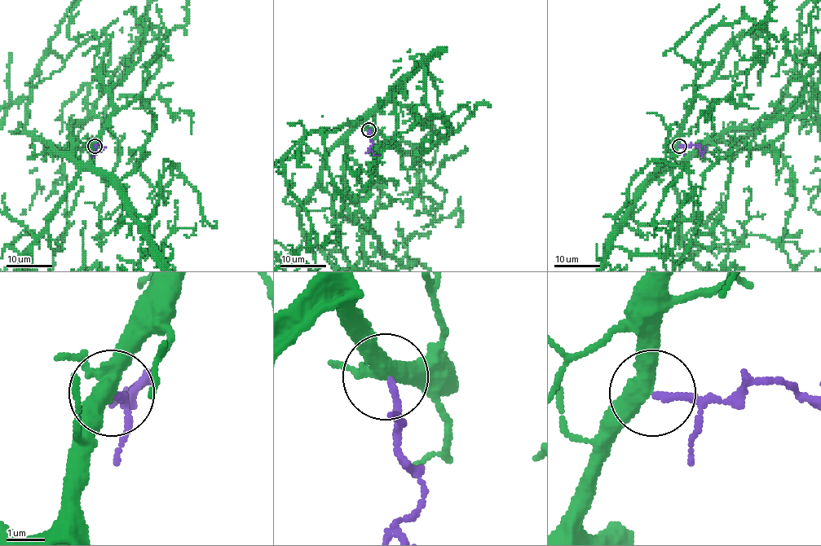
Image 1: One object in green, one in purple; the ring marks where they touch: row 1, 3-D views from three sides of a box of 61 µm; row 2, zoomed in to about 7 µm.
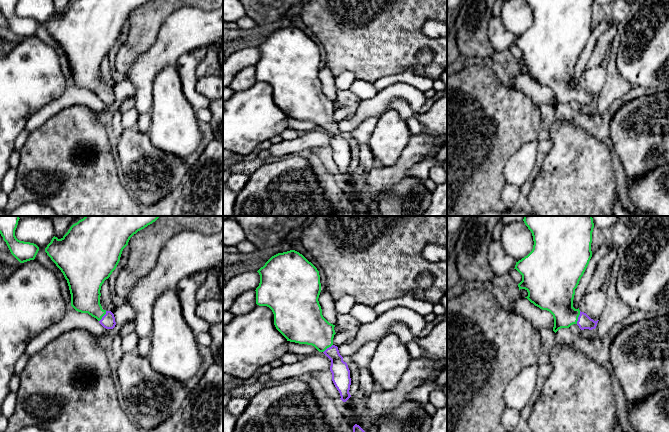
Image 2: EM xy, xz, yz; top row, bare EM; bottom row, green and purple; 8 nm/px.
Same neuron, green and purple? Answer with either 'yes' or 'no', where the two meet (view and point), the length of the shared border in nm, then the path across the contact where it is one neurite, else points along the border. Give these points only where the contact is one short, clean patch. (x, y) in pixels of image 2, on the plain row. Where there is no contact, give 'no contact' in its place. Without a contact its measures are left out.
yes | yz (577, 93) | 110 nm | across yz (556, 70), (577, 93), (584, 97)

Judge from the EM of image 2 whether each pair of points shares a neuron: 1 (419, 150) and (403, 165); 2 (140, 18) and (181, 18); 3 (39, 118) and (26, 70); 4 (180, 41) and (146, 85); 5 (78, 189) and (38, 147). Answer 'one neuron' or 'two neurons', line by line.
1: one neuron
2: two neurons
3: two neurons
4: one neuron
5: one neuron

